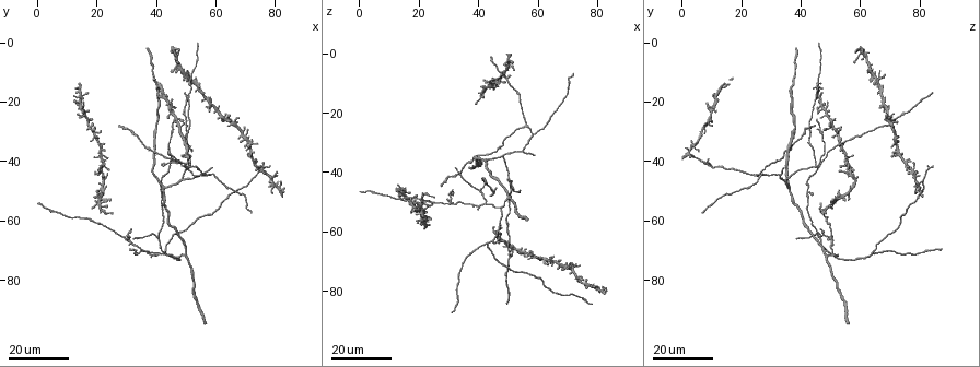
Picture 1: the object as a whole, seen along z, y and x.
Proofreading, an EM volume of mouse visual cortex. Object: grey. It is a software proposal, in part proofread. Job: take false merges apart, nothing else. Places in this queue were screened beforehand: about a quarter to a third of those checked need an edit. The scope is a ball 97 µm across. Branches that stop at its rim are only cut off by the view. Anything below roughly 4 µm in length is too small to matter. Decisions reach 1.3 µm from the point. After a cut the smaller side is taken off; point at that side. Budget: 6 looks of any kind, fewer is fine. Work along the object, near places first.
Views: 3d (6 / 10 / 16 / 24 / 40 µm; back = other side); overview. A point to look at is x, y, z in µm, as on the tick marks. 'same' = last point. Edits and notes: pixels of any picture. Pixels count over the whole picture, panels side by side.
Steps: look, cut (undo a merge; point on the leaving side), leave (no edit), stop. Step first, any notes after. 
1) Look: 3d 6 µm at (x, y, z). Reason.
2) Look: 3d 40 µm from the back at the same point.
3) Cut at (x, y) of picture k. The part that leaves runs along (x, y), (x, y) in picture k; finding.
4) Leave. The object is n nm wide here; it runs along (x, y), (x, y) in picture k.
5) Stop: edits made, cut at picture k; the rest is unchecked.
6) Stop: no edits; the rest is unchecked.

Look: 3d 16 µm at (21, 56, 48). Four arms meet.

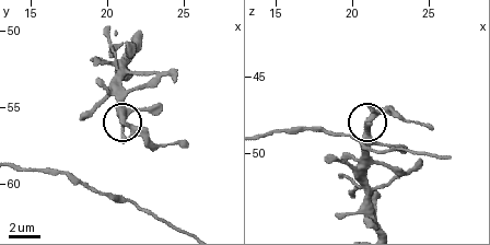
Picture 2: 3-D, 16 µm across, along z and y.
Look: 3d 6 µm at (21.4, 56.2, 47.8).

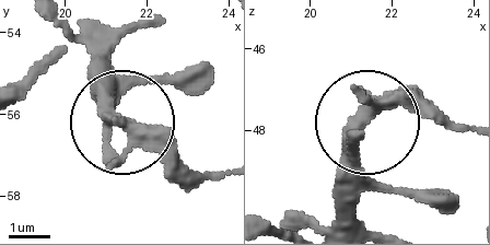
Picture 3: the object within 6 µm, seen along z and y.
Leave. The object is 310 nm wide here; all the same cell.

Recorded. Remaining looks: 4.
Look: 3d 24 µm at (41, 66, 47). Three-way junction.

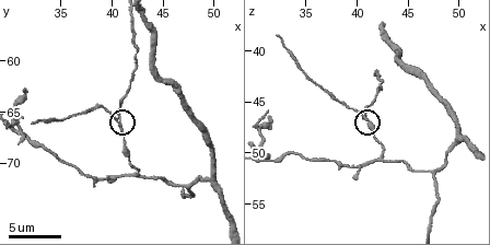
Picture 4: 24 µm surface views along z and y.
Look: 3d 6 µm at (40.4, 65.4, 46.0). Closer look.

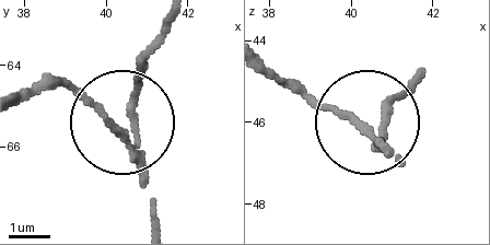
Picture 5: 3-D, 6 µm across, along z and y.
Cut at (131, 98) of picture 5. The side arm is 13 µm long; 3 arms meet here; a second cell is stuck on.

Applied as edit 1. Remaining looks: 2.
Look: 3d 16 µm at (48, 40, 7). Three arms meet.

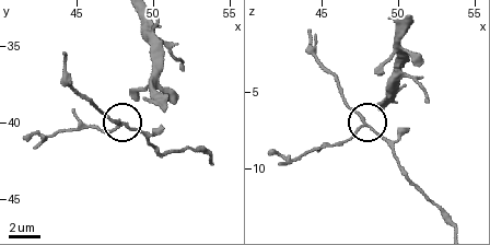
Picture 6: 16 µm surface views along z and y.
Look: 3d 6 µm at (47.6, 40.2, 7.0).

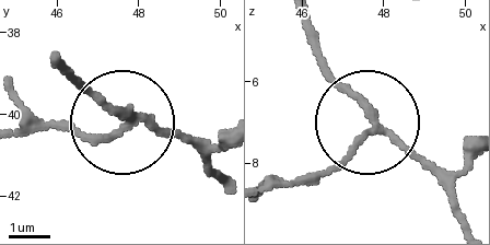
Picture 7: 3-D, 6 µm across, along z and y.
Cut at (83, 140) of picture 7. The part that leaves runs along (374, 135), (305, 179), (263, 186) in picture 7; a second cell is stuck on.

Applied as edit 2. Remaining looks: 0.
Stop: edits made, cut at picture 5, cut at picture 7; the rest is unchecked.

